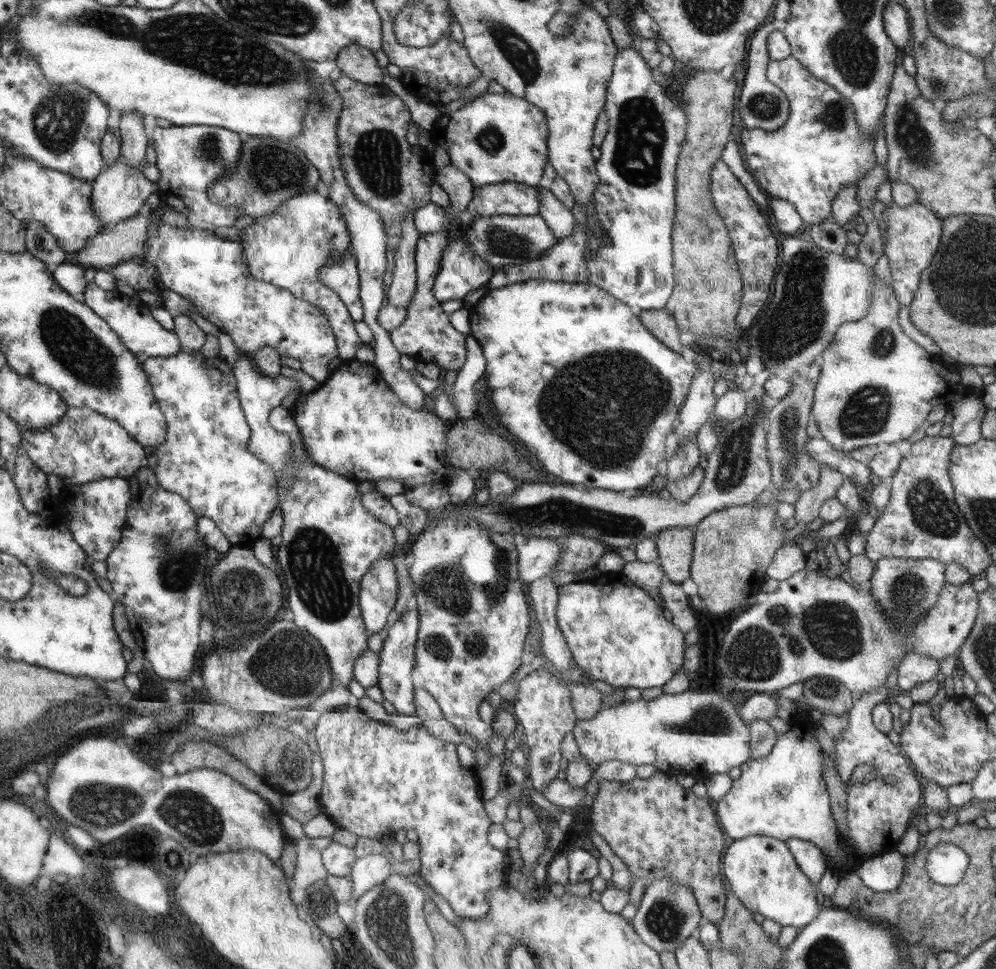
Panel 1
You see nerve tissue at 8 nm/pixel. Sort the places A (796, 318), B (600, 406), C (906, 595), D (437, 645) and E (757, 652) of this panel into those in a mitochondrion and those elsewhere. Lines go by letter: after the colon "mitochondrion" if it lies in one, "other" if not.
A: mitochondrion
B: mitochondrion
C: mitochondrion
D: mitochondrion
E: mitochondrion

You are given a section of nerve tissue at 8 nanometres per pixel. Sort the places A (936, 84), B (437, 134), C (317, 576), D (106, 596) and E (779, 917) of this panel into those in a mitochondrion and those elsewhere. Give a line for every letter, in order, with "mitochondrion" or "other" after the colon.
A: mitochondrion
B: other
C: mitochondrion
D: other
E: other

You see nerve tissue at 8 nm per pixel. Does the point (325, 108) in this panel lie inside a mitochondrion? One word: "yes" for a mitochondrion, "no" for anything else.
yes

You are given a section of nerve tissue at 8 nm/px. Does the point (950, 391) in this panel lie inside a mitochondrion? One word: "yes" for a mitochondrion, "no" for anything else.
no

